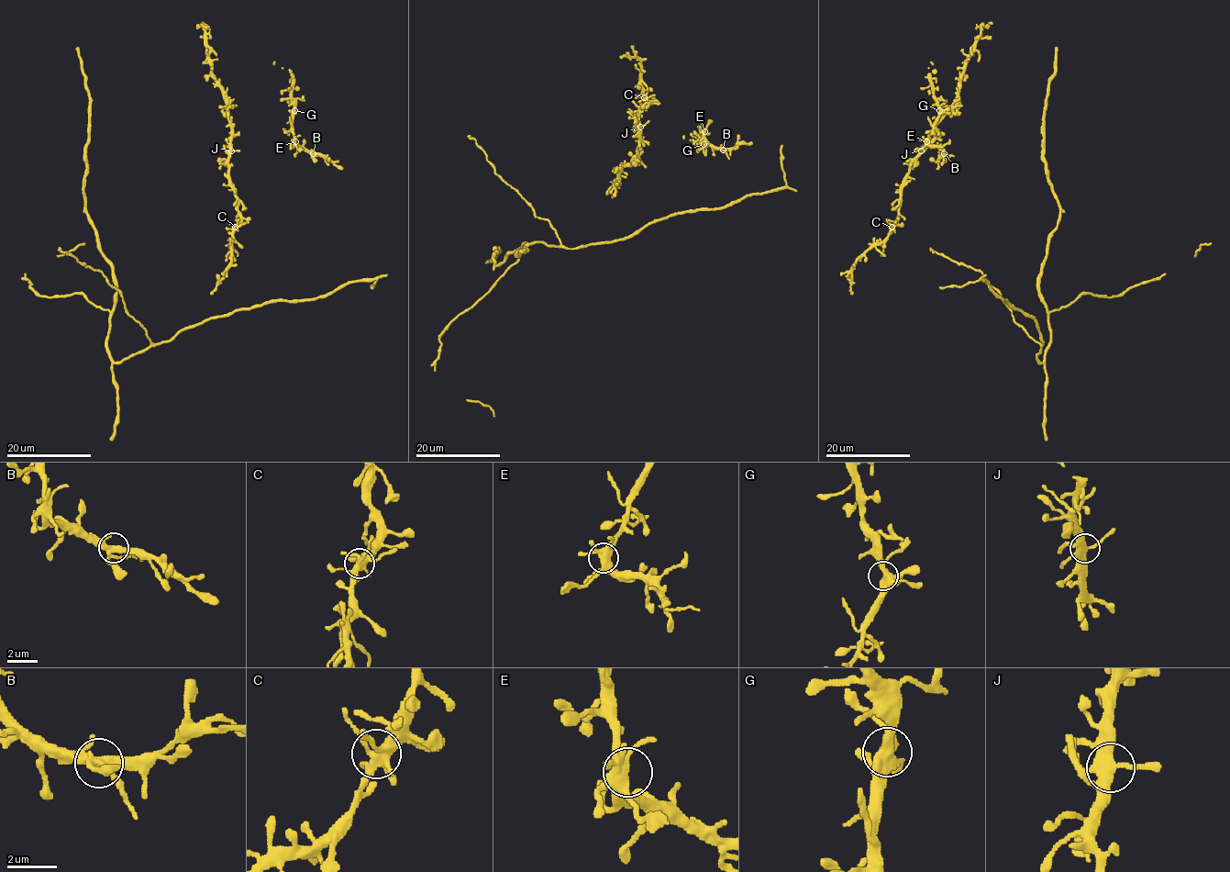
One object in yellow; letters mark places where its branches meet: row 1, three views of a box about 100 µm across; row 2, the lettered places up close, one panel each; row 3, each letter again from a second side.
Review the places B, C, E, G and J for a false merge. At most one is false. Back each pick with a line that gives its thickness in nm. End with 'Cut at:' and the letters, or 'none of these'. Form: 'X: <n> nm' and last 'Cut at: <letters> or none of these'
Cut at: none of these

